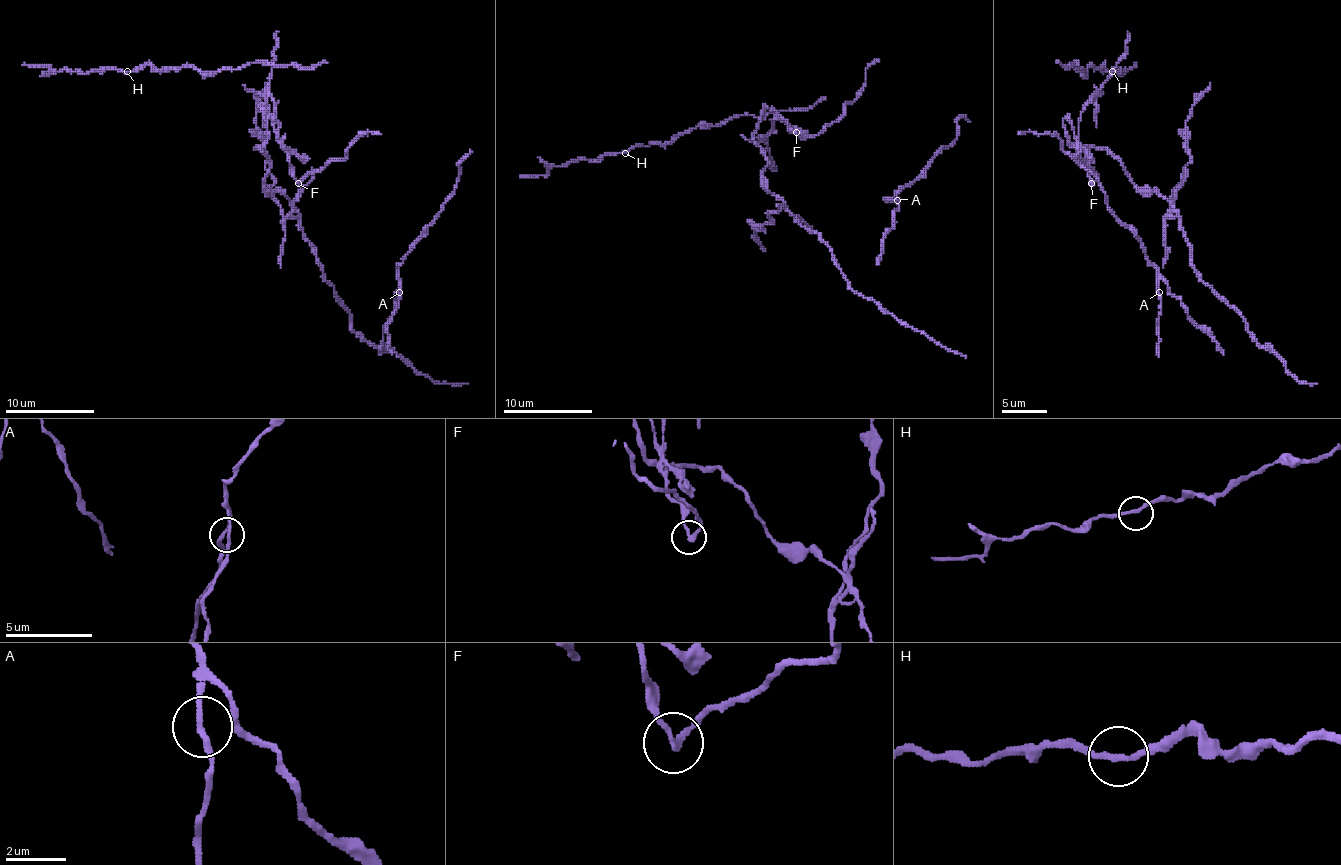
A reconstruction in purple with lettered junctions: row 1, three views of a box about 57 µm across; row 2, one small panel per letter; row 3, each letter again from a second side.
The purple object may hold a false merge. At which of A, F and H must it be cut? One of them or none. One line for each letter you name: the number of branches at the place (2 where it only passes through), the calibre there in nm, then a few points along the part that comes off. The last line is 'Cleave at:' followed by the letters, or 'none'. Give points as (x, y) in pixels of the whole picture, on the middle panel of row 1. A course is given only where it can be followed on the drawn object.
F: 2 | 170 nm | (796, 133), (765, 106), (754, 135), (767, 159), (765, 186), (821, 237), (850, 286), (966, 358)
Cleave at: F

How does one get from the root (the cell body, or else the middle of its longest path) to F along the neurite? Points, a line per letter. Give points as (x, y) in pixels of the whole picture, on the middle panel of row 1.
F: (785, 204), (767, 188), (763, 177), (767, 157), (754, 139), (754, 131), (765, 104), (796, 133)

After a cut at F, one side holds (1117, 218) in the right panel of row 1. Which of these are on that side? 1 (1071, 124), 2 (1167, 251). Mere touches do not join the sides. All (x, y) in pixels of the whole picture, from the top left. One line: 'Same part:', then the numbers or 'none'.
Same part: none

